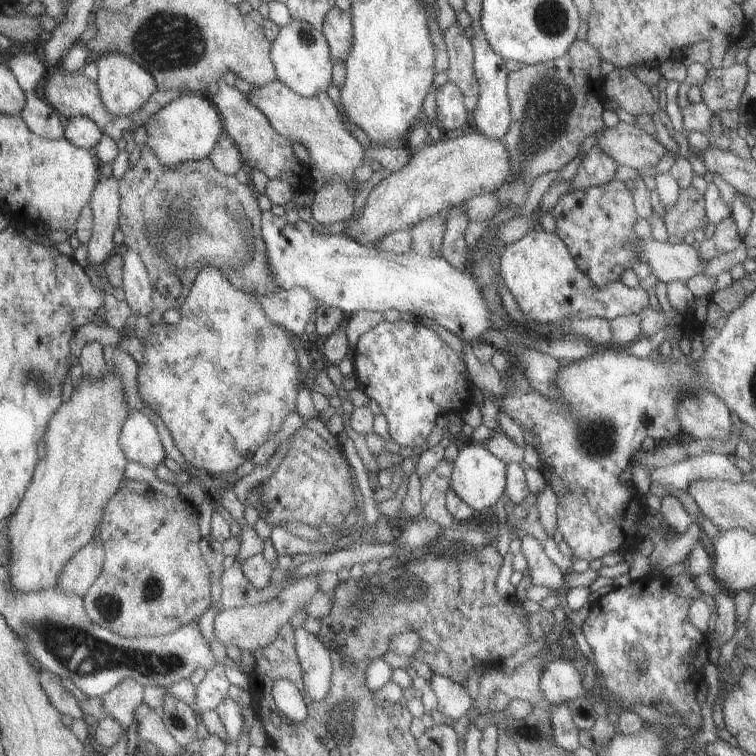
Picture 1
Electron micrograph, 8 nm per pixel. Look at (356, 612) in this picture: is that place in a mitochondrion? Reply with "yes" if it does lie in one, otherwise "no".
yes

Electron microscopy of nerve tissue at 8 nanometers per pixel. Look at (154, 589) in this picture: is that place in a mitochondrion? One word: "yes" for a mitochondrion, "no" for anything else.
yes

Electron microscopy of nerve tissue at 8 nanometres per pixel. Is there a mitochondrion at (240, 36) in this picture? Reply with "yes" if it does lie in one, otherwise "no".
no

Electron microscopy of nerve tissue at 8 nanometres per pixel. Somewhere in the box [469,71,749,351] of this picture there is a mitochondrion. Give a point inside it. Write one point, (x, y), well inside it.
(549, 104)

